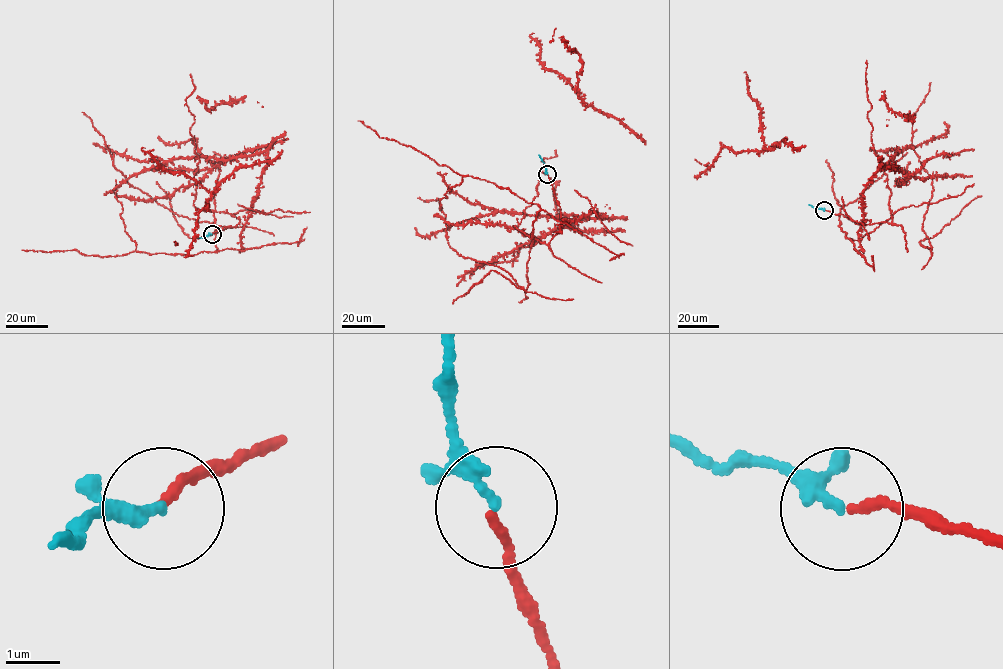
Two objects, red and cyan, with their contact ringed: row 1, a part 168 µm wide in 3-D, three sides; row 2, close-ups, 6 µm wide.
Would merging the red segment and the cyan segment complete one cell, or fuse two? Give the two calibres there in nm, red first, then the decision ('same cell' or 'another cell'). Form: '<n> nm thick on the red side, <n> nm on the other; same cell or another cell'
160 nm thick on the red side, 160 nm on the other; same cell

